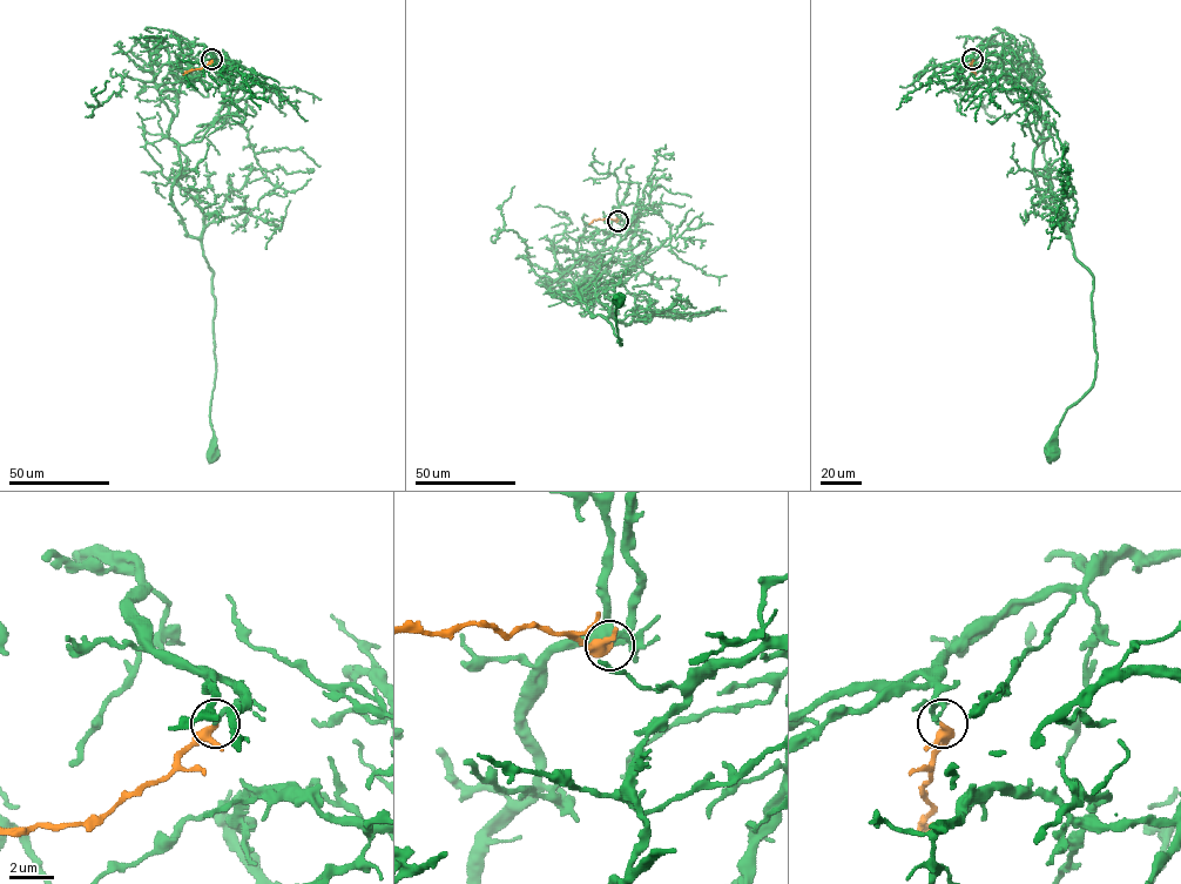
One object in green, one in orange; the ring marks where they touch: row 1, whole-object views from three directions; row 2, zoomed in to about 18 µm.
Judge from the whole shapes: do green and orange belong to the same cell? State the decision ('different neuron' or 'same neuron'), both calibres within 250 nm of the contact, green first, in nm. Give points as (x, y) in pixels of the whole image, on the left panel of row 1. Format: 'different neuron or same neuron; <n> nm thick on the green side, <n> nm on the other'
same neuron; 200 nm thick on the green side, 320 nm on the other

